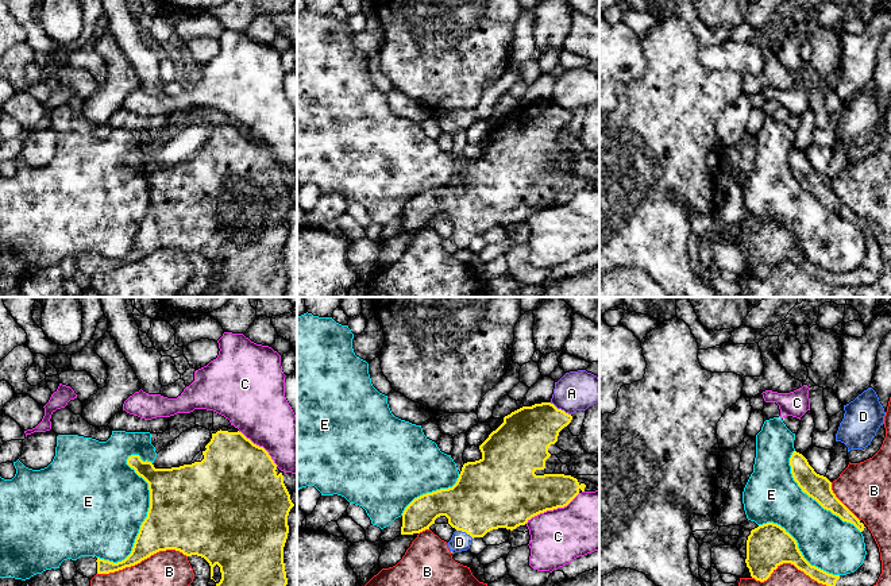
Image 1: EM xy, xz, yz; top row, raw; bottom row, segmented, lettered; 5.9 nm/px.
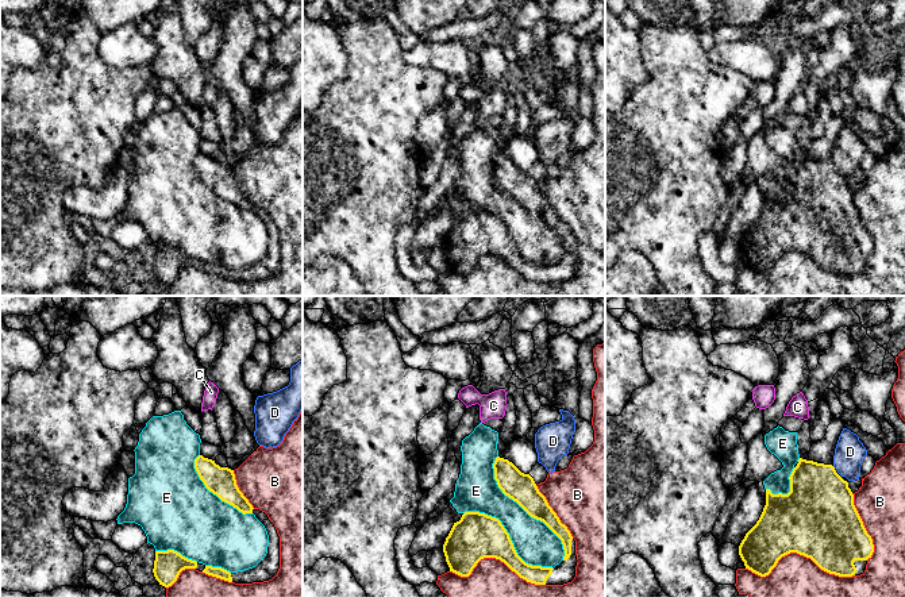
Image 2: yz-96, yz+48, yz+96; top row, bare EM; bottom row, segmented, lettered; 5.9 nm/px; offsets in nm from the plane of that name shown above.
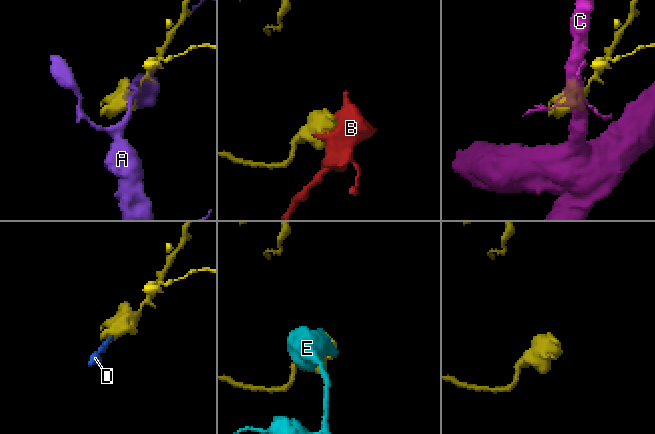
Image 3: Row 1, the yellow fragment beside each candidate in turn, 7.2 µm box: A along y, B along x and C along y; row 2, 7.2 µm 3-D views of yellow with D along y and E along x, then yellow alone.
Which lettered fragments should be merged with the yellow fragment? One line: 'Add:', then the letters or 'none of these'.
Add: D

